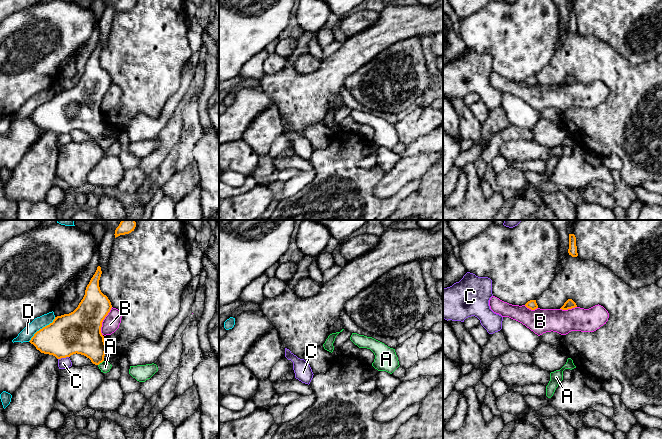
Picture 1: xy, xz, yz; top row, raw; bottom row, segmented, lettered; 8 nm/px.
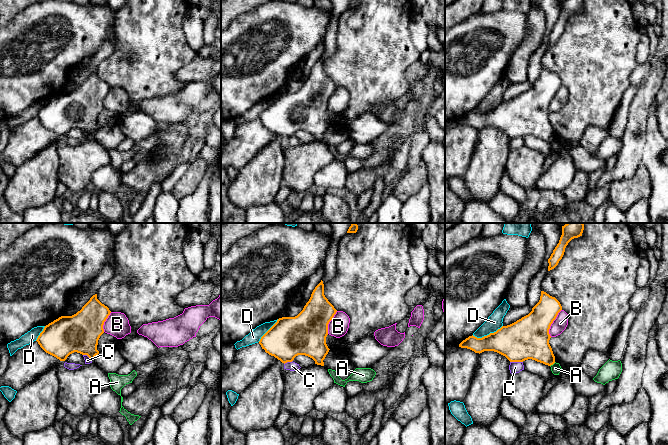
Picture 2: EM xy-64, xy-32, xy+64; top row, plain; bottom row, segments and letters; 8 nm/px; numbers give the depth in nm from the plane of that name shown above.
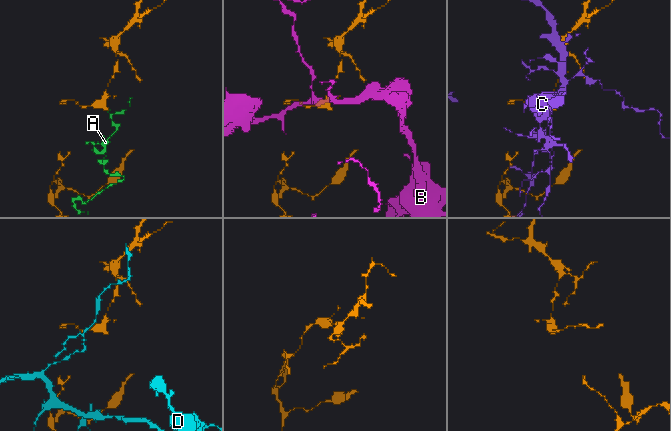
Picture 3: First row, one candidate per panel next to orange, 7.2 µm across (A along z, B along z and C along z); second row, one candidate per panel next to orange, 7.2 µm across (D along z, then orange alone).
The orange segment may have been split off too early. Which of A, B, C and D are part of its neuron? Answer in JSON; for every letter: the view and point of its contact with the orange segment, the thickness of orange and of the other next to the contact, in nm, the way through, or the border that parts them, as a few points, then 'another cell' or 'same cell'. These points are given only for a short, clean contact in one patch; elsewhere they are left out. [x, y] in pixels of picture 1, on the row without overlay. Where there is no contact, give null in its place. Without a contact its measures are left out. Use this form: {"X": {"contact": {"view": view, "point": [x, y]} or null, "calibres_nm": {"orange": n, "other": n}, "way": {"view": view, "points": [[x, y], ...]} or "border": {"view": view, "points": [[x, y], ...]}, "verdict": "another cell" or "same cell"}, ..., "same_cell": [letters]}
{"A": {"contact": {"view": "xy", "point": [100, 138]}, "calibres_nm": {"orange": 300, "other": 90}, "border": {"view": "xy", "points": [[103, 136], [98, 141]]}, "verdict": "another cell"}, "B": {"contact": {"view": "xy", "point": [102, 97]}, "calibres_nm": {"orange": 340, "other": 140}, "verdict": "another cell"}, "C": {"contact": {"view": "xy", "point": [63, 133]}, "calibres_nm": {"orange": 340, "other": 90}, "verdict": "another cell"}, "D": {"contact": {"view": "xy", "point": [42, 104]}, "calibres_nm": {"orange": 320, "other": 100}, "border": {"view": "xy", "points": [[55, 93], [51, 98], [40, 104], [28, 117]]}, "verdict": "another cell"}, "same_cell": []}

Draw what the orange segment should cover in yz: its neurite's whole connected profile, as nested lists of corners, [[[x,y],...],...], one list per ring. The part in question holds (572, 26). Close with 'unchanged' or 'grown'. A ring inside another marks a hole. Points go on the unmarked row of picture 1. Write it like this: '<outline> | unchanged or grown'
[[[569,10],[569,25],[568,25],[569,31],[572,33],[577,33],[577,22],[576,22],[576,13],[574,10]]] | unchanged

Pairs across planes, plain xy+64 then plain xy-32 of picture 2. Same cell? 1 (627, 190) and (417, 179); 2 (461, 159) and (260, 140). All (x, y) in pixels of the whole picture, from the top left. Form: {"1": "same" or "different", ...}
{"1": "same", "2": "same"}

